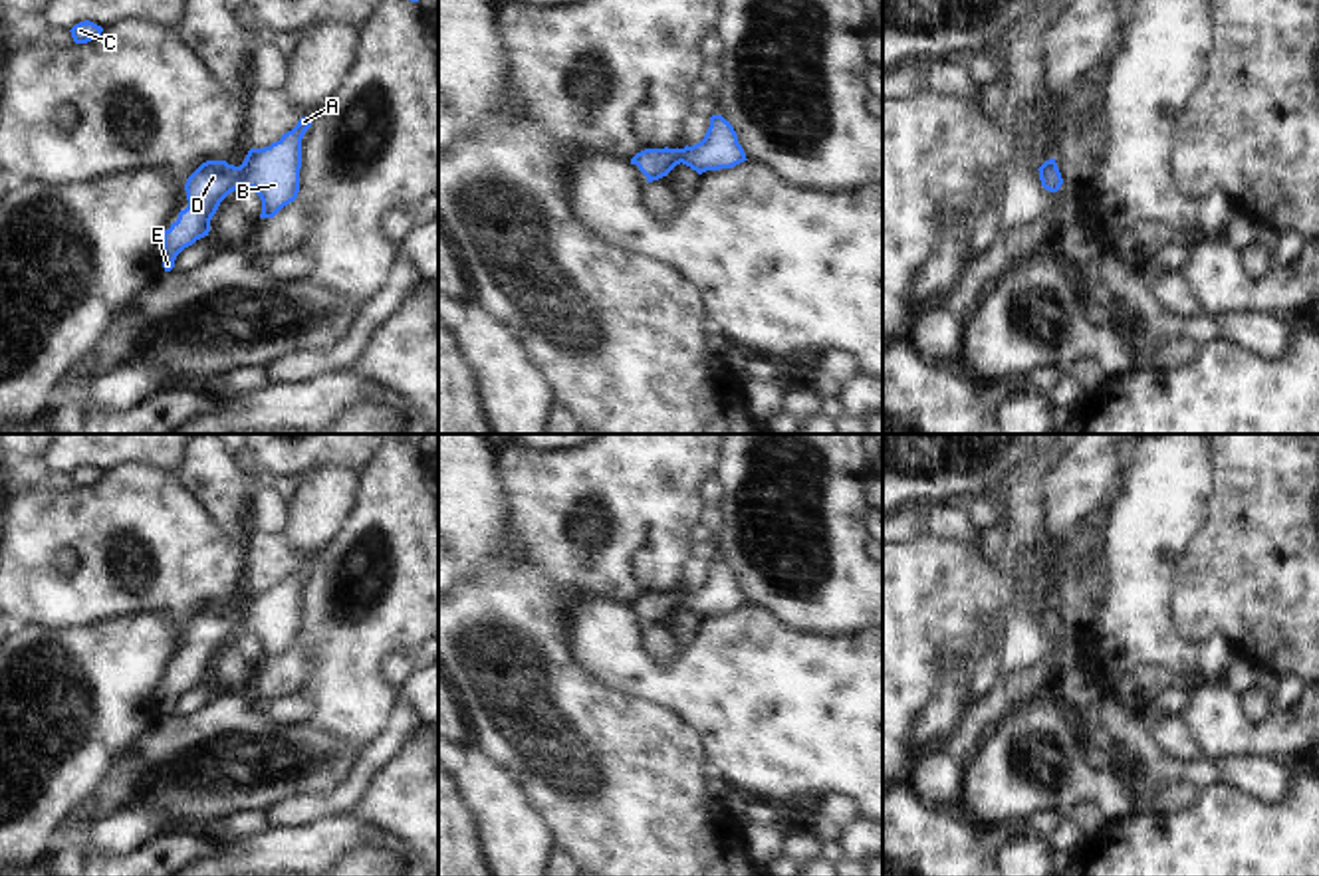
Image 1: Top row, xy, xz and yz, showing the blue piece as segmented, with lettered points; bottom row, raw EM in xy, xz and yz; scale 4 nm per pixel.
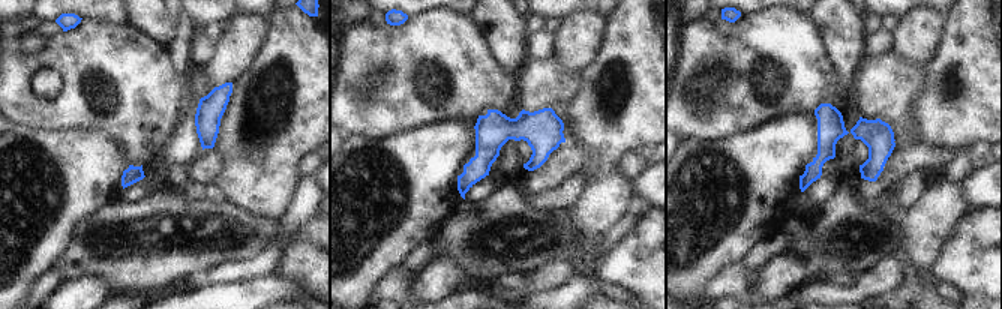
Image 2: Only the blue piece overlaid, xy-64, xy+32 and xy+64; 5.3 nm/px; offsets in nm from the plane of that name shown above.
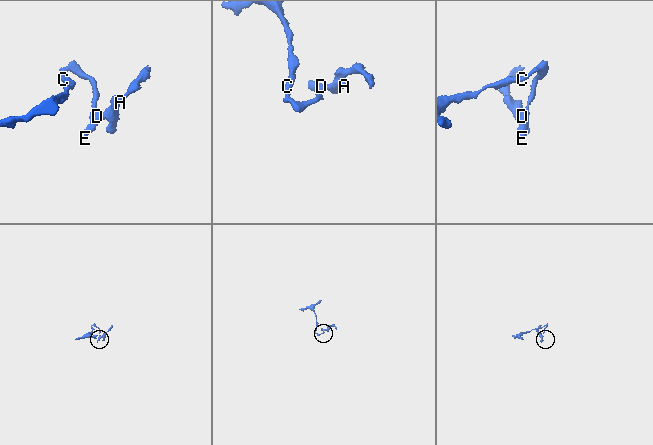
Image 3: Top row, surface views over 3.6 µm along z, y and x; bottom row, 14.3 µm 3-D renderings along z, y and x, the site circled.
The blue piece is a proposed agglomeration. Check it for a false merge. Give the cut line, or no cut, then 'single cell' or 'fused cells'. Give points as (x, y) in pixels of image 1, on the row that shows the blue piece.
no cut; single cell

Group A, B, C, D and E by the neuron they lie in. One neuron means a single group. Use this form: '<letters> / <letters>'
A B C D E

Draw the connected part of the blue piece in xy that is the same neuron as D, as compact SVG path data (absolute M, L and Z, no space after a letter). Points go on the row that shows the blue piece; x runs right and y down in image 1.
M307 117L264 149L250 149L240 166L226 161L202 163L184 184L188 206L163 230L163 268L171 272L177 256L208 236L220 202L234 190L254 188L262 200L260 218L274 218L300 192L301 139L311 127Z

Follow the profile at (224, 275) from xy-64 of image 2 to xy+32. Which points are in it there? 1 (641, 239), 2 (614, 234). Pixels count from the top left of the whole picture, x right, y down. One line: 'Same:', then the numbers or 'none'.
Same: 2

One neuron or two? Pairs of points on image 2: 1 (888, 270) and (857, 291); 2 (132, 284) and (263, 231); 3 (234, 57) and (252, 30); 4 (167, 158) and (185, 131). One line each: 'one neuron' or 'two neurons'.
1: one neuron
2: one neuron
3: one neuron
4: one neuron

